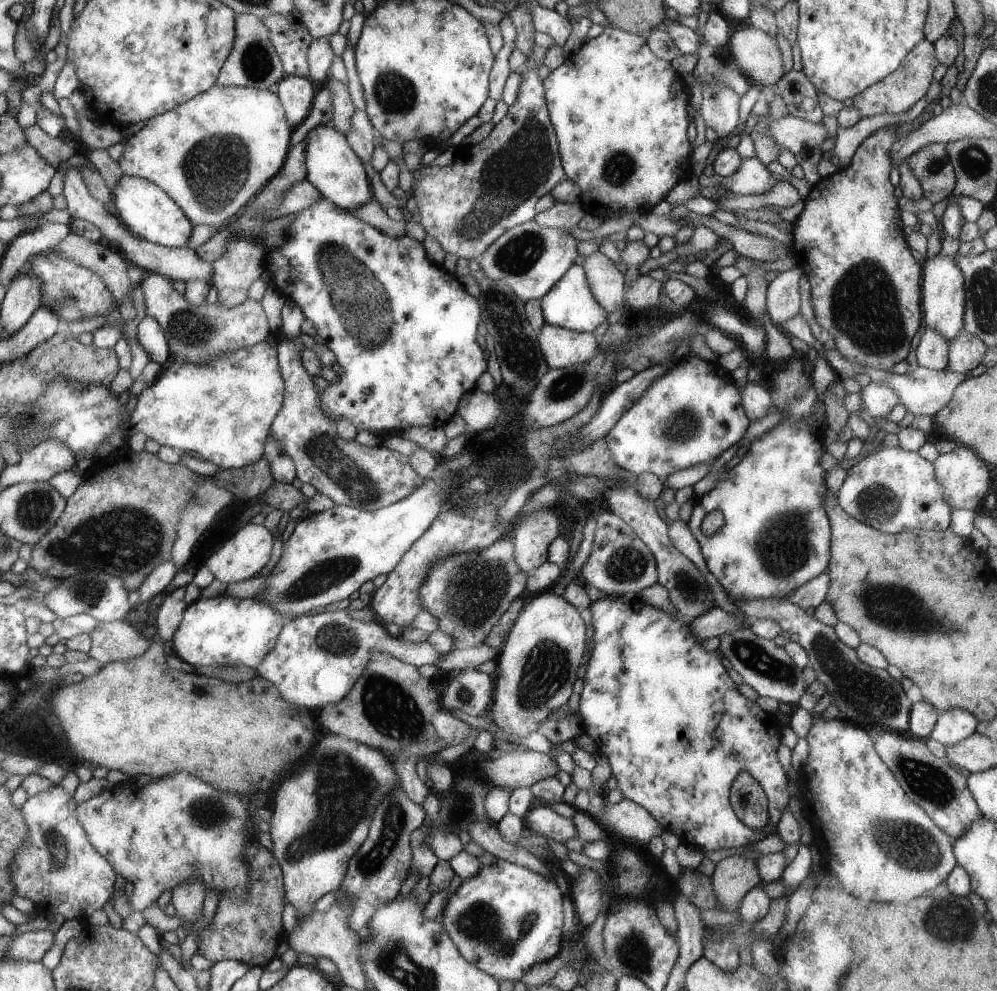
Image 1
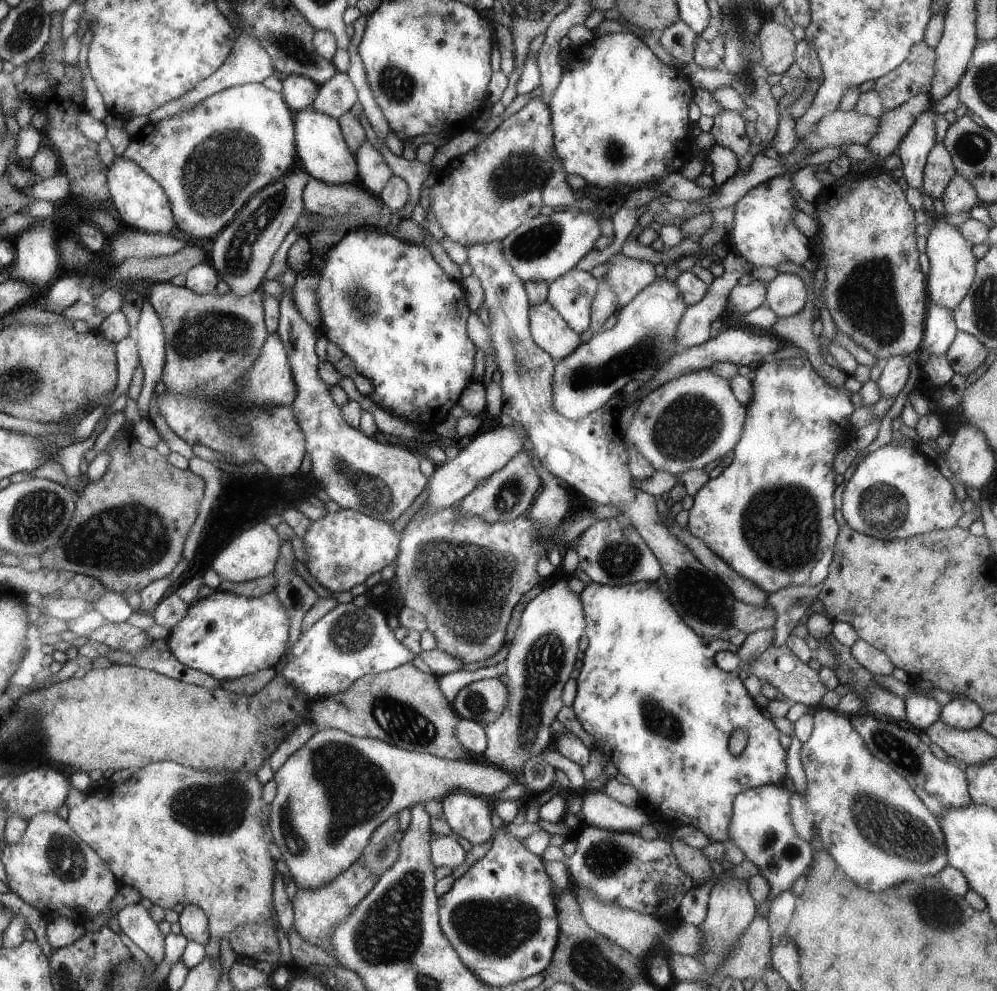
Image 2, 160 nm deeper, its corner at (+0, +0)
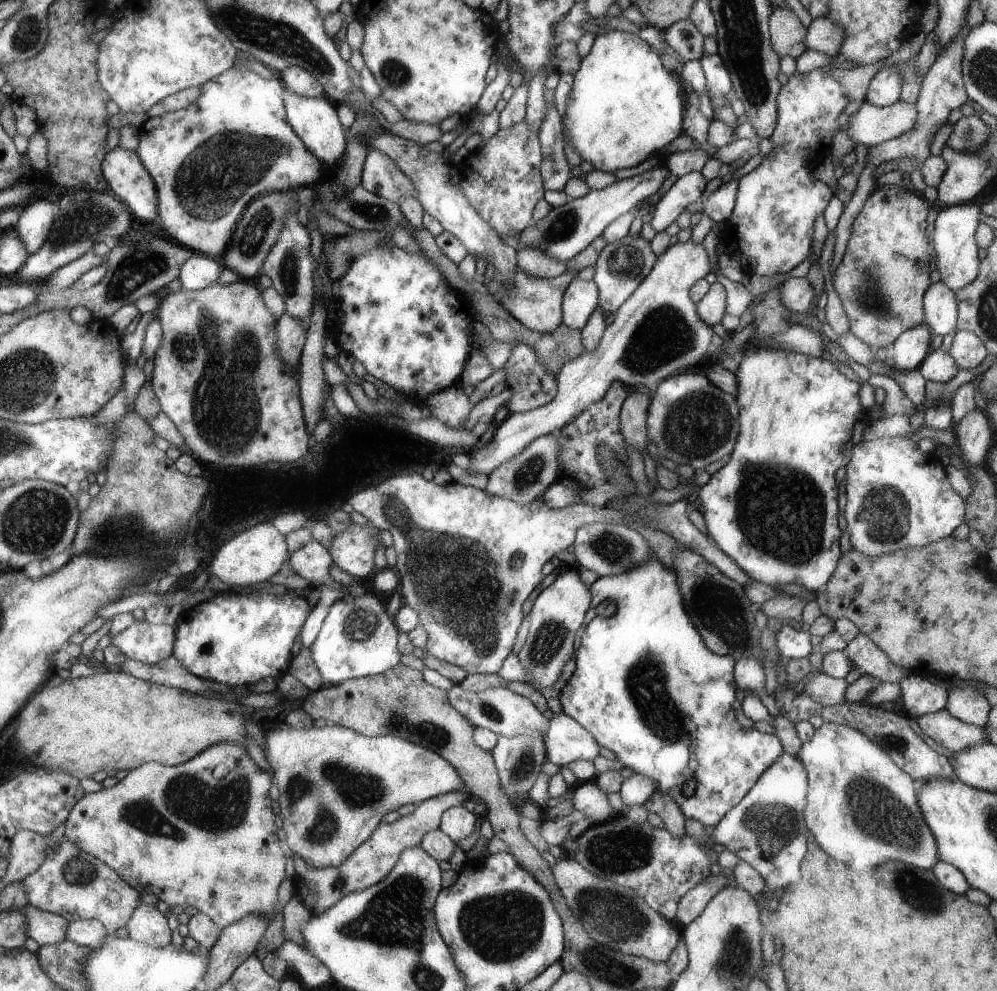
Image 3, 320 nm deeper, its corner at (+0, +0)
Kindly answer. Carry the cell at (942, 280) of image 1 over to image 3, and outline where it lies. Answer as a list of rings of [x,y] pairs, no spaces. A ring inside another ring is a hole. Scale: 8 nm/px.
[[[972,203],[955,204],[939,210],[934,222],[934,236],[932,238],[932,253],[937,261],[937,270],[940,271],[941,280],[954,292],[970,284],[979,273],[981,263],[978,257],[976,231],[980,220],[981,208]]]

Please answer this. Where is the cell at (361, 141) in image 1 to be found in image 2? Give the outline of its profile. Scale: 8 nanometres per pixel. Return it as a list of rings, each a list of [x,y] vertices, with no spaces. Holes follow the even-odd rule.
[[[368,142],[359,148],[356,162],[360,184],[376,195],[380,194],[386,183],[394,176],[384,156]]]

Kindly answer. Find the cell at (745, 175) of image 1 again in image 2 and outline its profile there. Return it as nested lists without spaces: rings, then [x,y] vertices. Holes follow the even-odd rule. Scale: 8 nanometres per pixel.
[[[722,109],[714,116],[710,132],[716,145],[731,148],[736,153],[740,169],[749,167],[754,156],[748,149],[751,140],[746,135],[746,121],[740,113]]]

